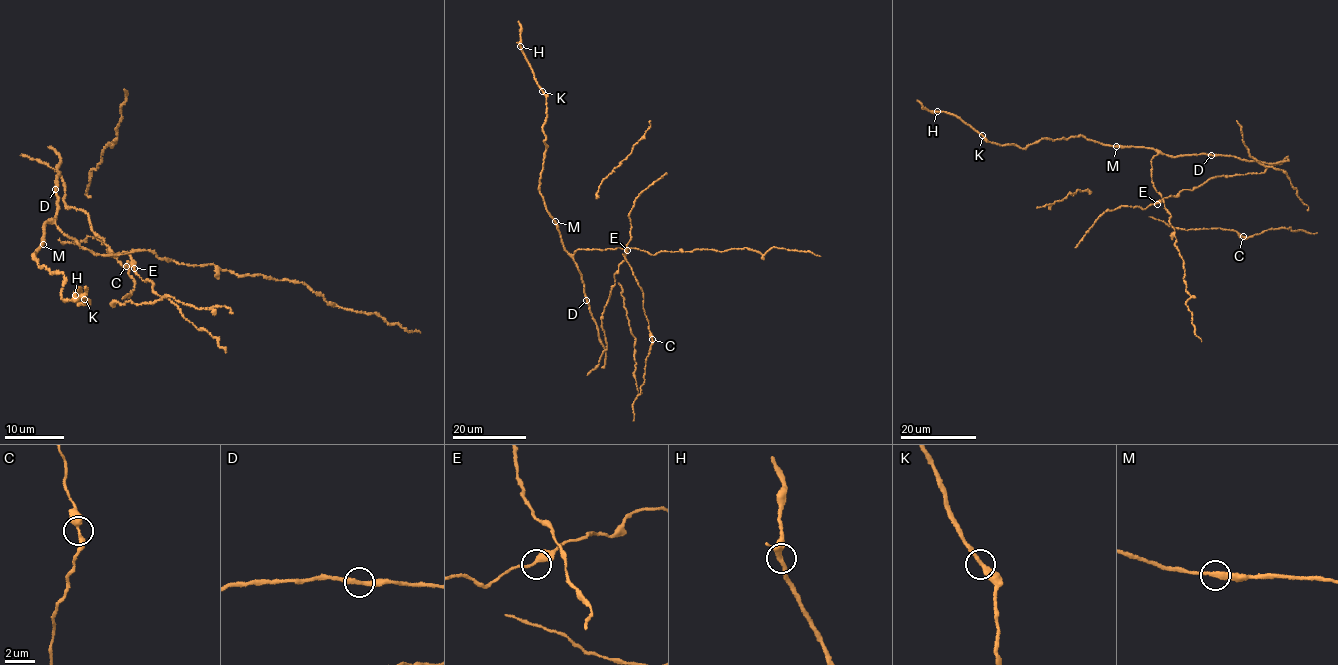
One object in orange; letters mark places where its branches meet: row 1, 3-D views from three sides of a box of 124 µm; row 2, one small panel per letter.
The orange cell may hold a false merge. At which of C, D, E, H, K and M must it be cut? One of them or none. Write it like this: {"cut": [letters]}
{"cut": []}

